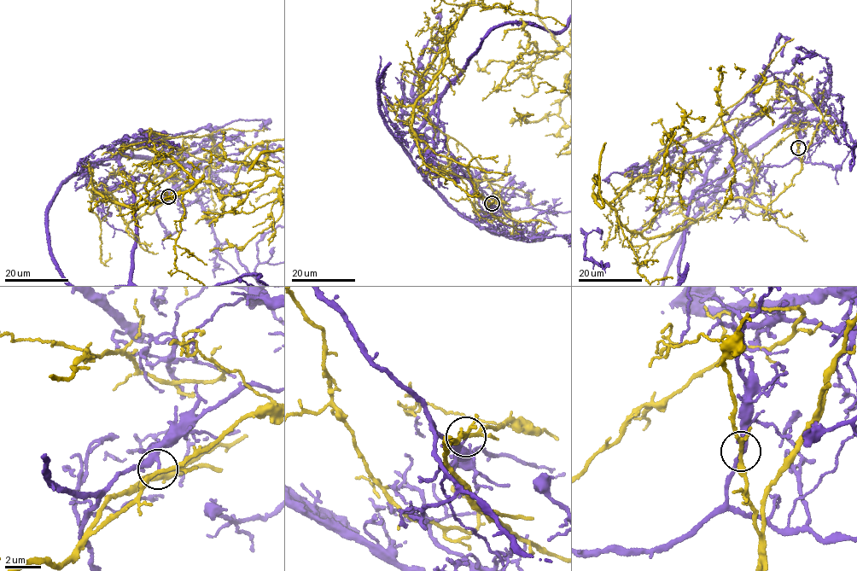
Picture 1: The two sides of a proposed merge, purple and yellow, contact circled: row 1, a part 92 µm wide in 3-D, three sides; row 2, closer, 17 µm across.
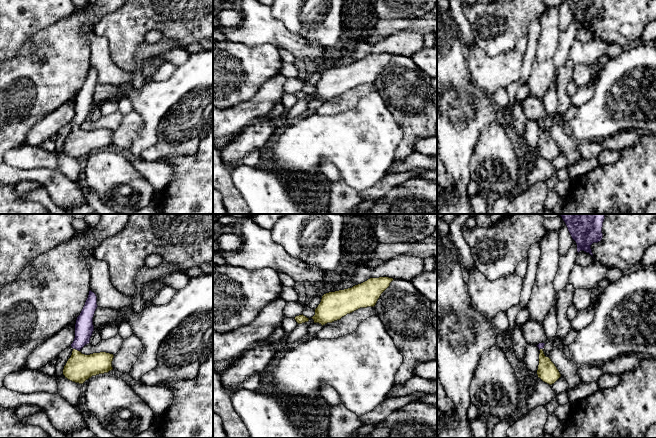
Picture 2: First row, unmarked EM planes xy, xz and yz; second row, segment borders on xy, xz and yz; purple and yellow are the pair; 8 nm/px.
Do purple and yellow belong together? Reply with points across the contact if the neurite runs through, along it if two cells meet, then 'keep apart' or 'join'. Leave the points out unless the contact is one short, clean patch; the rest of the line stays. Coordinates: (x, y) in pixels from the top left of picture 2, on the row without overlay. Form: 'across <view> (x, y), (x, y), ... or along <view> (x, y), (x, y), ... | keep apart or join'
along xy (73, 124), (79, 127) | keep apart

